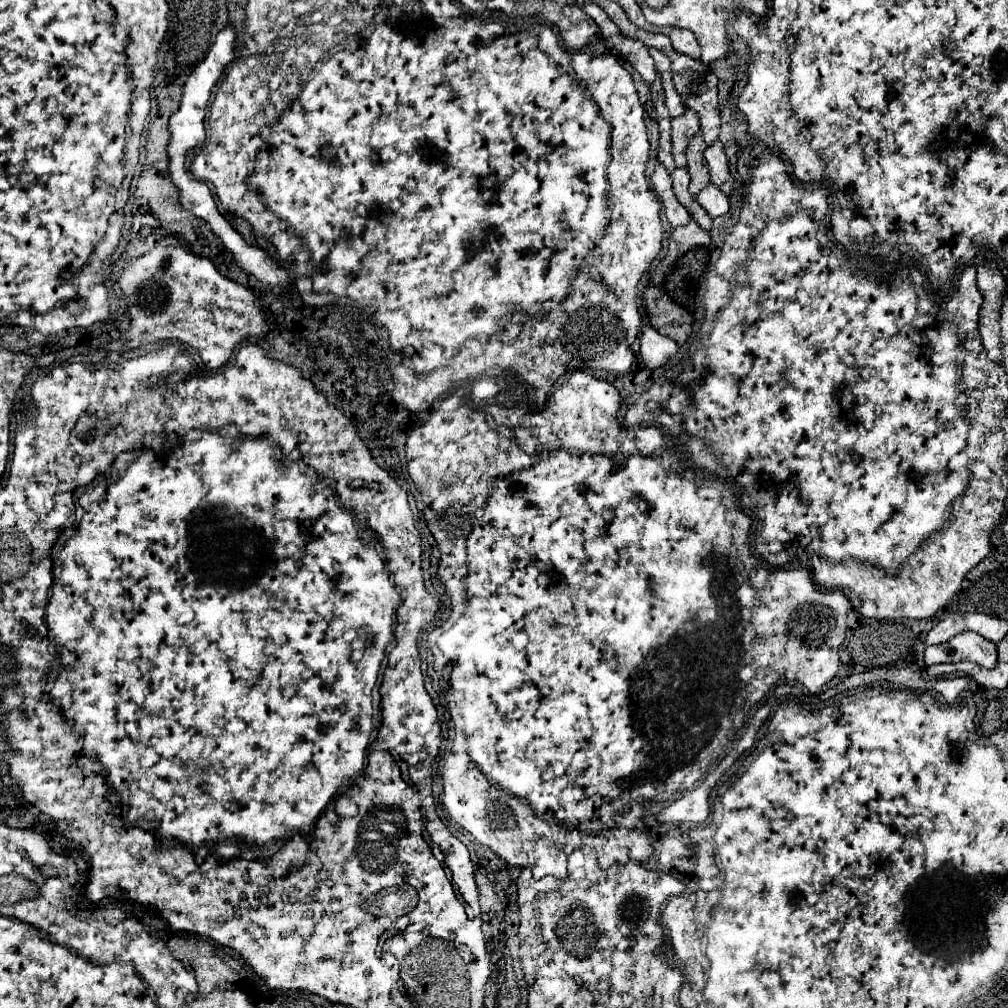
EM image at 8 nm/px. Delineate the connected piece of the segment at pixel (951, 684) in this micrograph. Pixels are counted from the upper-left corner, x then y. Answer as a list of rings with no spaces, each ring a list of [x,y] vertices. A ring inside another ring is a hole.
[[[960,677],[960,679],[934,679],[934,681],[928,681],[928,683],[930,683],[928,689],[938,691],[948,703],[956,701],[956,697],[966,689],[964,677]]]

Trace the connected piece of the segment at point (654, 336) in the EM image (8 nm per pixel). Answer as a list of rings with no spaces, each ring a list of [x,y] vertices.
[[[652,325],[644,327],[640,337],[640,357],[650,369],[656,369],[664,365],[670,357],[674,357],[678,351],[676,341],[660,335]]]

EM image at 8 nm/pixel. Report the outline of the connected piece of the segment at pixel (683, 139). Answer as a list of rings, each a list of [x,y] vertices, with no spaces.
[[[684,111],[684,115],[680,117],[674,117],[672,119],[672,157],[676,161],[678,167],[686,167],[686,157],[684,157],[684,151],[686,151],[686,145],[688,145],[688,139],[700,129],[700,123],[698,123],[698,115],[694,111]]]

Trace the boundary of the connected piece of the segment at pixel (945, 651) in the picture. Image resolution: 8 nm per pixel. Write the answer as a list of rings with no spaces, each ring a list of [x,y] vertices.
[[[966,631],[966,633],[958,633],[946,643],[926,647],[924,661],[926,665],[974,661],[982,667],[994,667],[996,665],[996,645],[980,637],[978,633]]]

